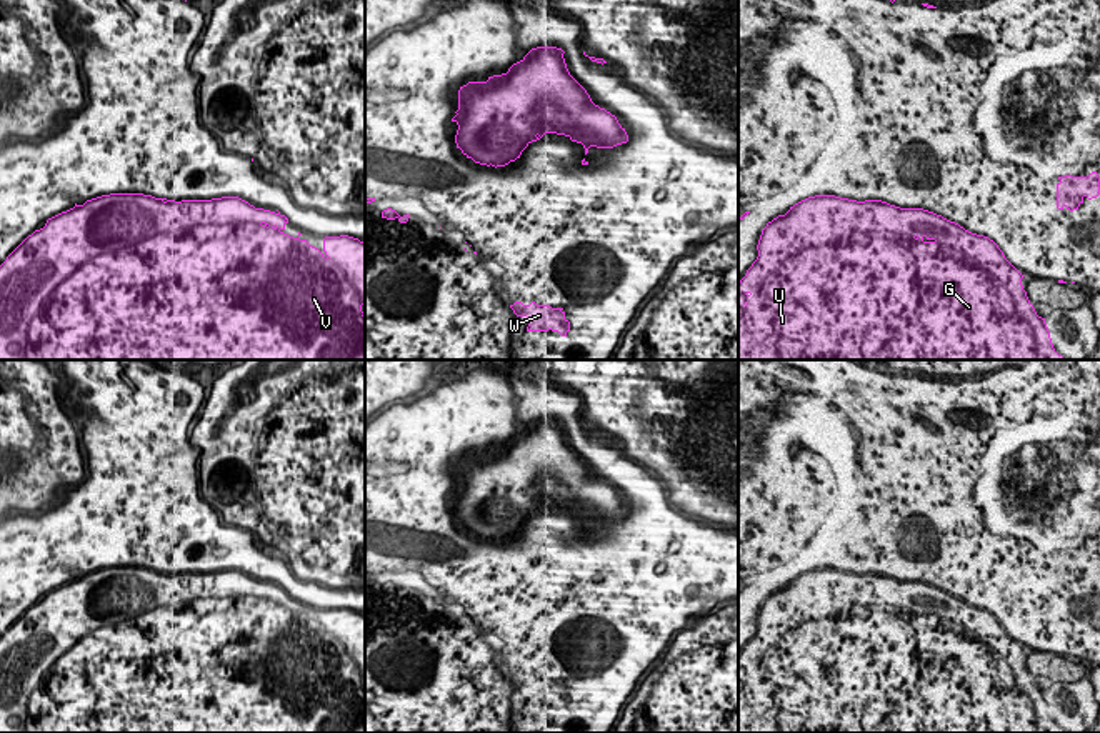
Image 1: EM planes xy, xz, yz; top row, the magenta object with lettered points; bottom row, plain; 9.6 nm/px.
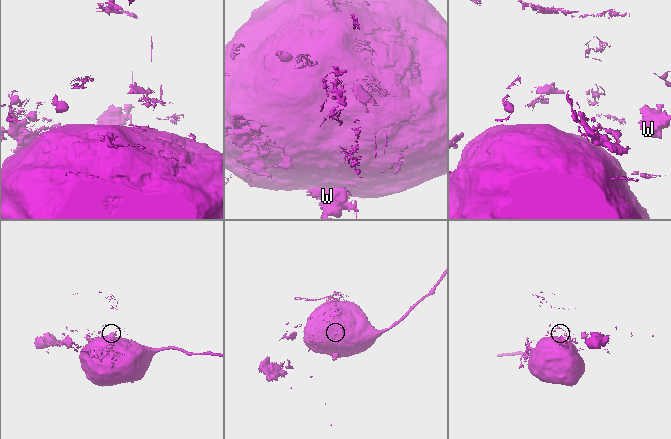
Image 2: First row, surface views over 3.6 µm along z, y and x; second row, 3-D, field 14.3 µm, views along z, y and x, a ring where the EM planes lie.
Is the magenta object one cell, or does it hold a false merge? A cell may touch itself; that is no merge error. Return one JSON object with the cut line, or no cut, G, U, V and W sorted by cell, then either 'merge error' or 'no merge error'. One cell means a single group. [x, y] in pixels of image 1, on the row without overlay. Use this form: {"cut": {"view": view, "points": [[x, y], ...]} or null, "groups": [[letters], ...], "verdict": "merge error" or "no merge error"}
{"cut": {"view": "yz", "points": [[872, 573], [880, 575]]}, "groups": [["G", "U", "V"], ["W"]], "verdict": "merge error"}

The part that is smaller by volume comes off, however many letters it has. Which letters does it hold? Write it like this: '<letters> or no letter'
W

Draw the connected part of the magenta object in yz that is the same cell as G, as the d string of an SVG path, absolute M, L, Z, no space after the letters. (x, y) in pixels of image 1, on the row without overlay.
M815 568L768 595L757 623L757 633L738 655L738 733L1065 733L1055 725L1045 691L1037 688L1023 663L1025 648L1005 631L993 613L933 585Z

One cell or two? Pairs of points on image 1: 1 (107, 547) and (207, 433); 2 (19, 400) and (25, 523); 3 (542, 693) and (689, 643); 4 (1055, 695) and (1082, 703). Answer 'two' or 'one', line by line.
1: two
2: two
3: two
4: one

